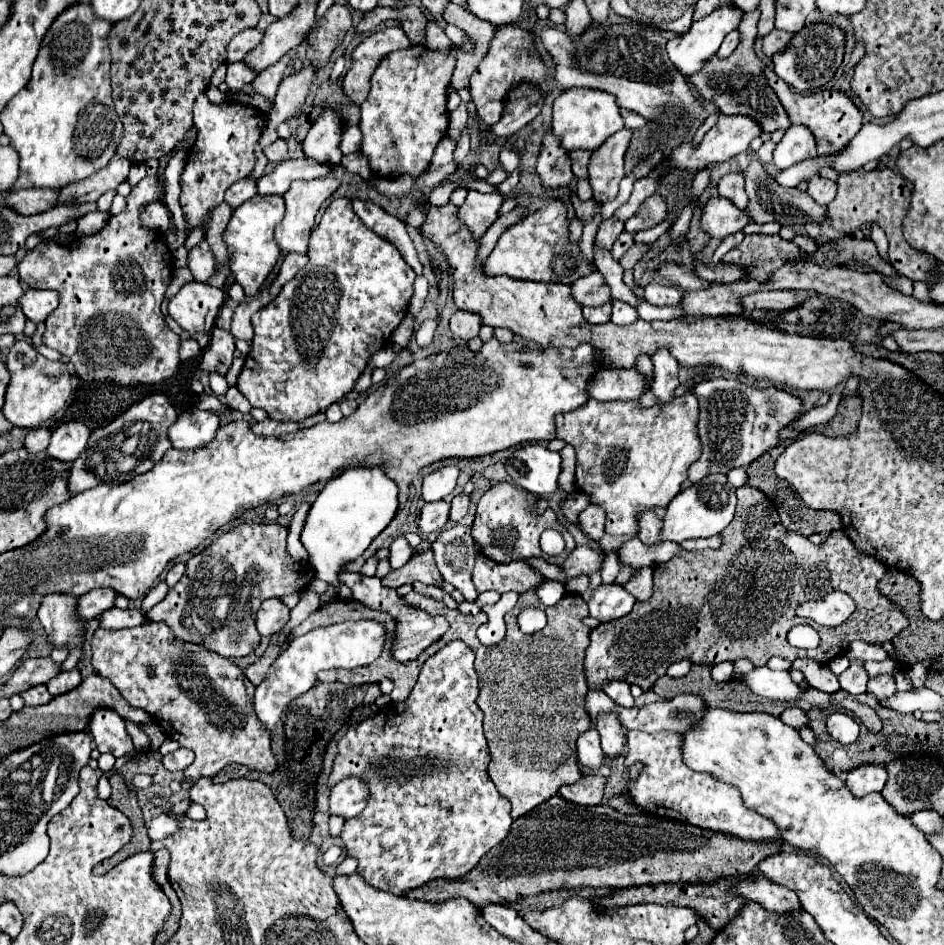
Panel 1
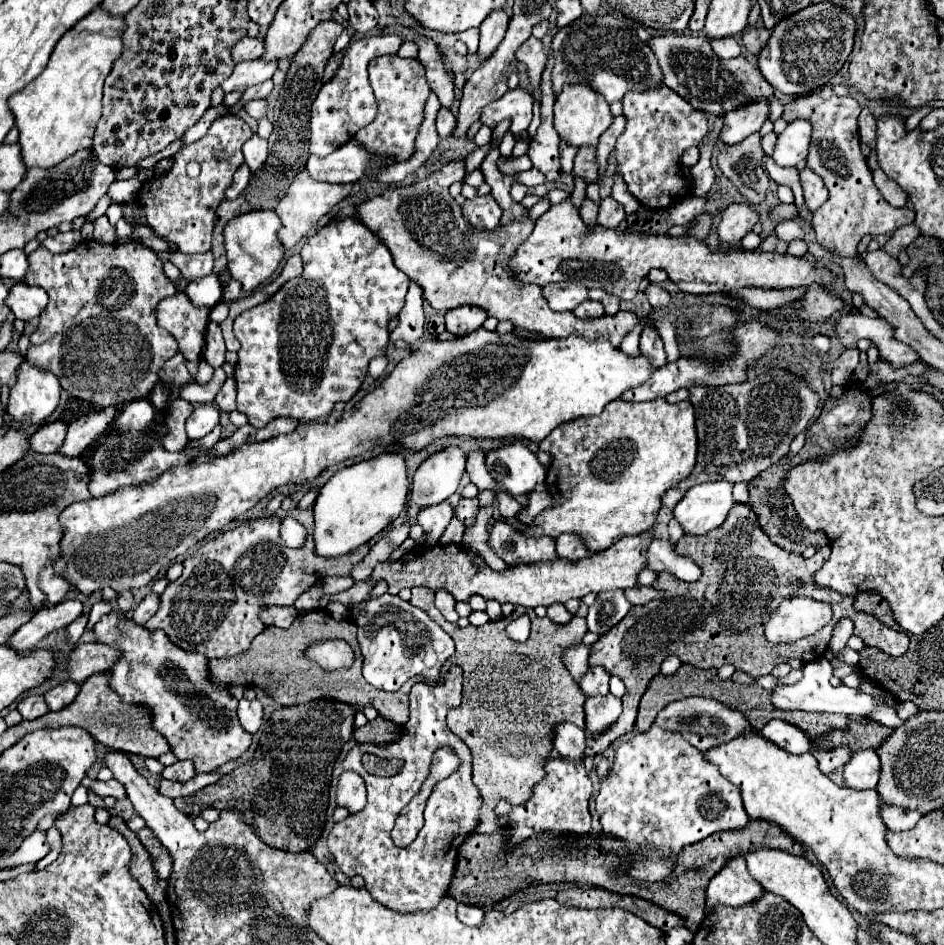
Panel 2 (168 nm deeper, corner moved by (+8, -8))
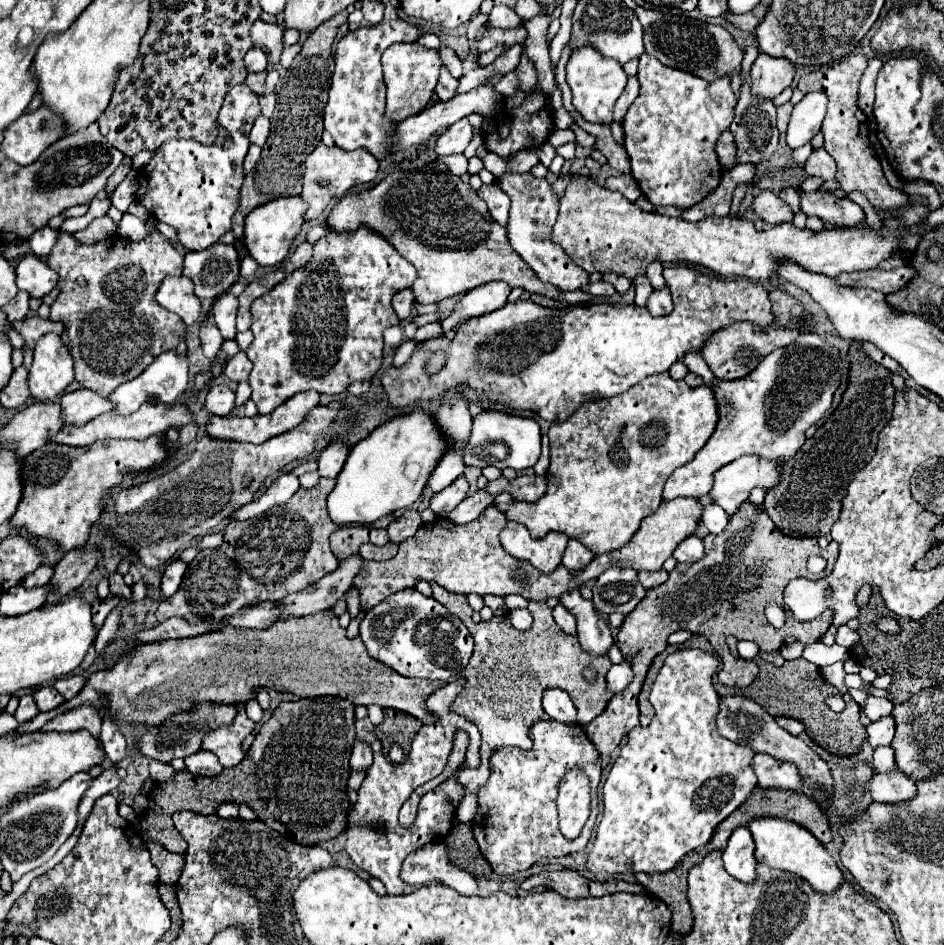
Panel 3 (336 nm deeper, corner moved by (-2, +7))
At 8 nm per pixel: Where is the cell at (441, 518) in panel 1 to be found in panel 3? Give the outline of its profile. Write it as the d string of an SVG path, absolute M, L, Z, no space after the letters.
M458 476L450 486L446 486L446 490L432 496L430 510L438 518L446 518L468 496L468 488L468 480L464 476Z

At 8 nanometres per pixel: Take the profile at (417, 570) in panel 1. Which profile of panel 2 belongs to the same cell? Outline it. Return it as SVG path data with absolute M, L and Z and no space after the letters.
M648 533L638 537L620 539L612 547L592 553L584 559L570 561L568 559L556 559L556 561L544 561L544 563L530 563L530 565L518 565L506 571L474 571L472 569L472 553L464 547L434 547L426 549L416 545L412 551L402 555L398 561L384 561L376 565L378 579L388 581L388 593L398 595L404 587L416 587L424 585L432 591L438 591L440 587L450 591L450 595L456 601L468 601L470 595L482 595L484 599L496 599L500 603L512 603L512 605L524 605L524 607L538 607L538 605L552 605L552 603L566 603L572 597L582 599L586 593L602 593L602 591L616 591L616 589L628 589L636 585L636 575L644 569L644 551L648 549L648 543L652 537Z

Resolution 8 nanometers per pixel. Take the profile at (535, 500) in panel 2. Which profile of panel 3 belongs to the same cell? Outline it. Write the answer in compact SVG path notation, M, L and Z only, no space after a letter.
M522 474L514 480L508 480L504 476L500 476L498 480L492 480L488 482L486 490L490 494L502 494L502 492L508 492L512 494L514 500L524 500L524 502L534 502L538 500L544 490L546 490L546 478L544 476L528 476L528 474Z

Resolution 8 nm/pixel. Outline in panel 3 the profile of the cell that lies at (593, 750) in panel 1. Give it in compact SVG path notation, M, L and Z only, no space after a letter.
M546 688L542 696L544 712L560 722L576 722L576 708L570 696L560 688Z

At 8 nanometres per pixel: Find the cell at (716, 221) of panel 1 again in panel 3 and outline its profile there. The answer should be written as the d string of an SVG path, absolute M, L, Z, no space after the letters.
M764 190L760 192L754 202L752 202L752 208L756 210L756 214L764 220L764 222L770 222L770 224L782 224L782 222L792 222L794 218L794 212L790 210L790 206L780 200L774 192L770 190Z

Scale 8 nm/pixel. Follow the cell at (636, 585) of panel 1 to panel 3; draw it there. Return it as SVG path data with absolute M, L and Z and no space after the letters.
M656 570L656 572L640 572L638 574L642 586L648 590L648 588L656 588L660 584L664 584L668 580L668 572L666 570Z

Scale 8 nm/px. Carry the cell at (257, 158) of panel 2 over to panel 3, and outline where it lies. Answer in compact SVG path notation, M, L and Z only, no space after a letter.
M258 116L254 120L252 132L250 132L250 142L252 144L258 144L258 146L264 146L264 142L268 138L268 132L270 132L270 120L264 118L264 116Z

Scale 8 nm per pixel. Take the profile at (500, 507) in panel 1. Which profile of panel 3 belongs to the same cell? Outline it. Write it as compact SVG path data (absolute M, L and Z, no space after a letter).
M514 522L506 524L506 528L500 534L500 540L510 556L528 560L544 574L550 574L560 566L568 544L568 536L558 532L548 534L544 540L534 540L522 524L514 524Z

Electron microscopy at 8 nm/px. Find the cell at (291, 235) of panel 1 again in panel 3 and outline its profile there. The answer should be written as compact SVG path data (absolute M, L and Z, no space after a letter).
M318 144L316 150L306 158L306 170L304 170L304 188L302 188L302 198L308 202L308 212L304 214L306 220L320 218L330 200L340 200L352 186L356 184L368 184L376 178L378 172L378 160L370 156L366 150L352 150L346 152L338 146L324 146Z

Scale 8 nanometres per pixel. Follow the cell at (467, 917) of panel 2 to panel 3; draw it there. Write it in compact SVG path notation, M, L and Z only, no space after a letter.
M438 840L436 844L426 844L424 848L412 852L400 870L400 878L406 884L422 886L426 882L442 882L464 896L472 896L478 892L476 880L472 874L460 870L448 860L446 842Z

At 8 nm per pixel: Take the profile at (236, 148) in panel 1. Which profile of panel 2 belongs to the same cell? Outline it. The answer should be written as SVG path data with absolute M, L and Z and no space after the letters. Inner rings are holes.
M236 115L218 117L208 133L186 149L180 149L174 157L174 167L160 179L150 179L142 185L138 197L146 211L148 227L164 241L176 247L180 253L206 253L210 249L214 211L224 199L226 187L232 183L232 175L244 163L242 145L252 137L248 123ZM190 165L196 165L196 175L190 175Z

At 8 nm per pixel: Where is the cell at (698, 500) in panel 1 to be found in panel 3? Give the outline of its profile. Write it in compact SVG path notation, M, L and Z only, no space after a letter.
M742 456L714 474L716 478L710 494L718 506L722 506L726 514L732 516L748 500L754 486L760 486L764 492L768 492L780 484L780 466L780 460Z

